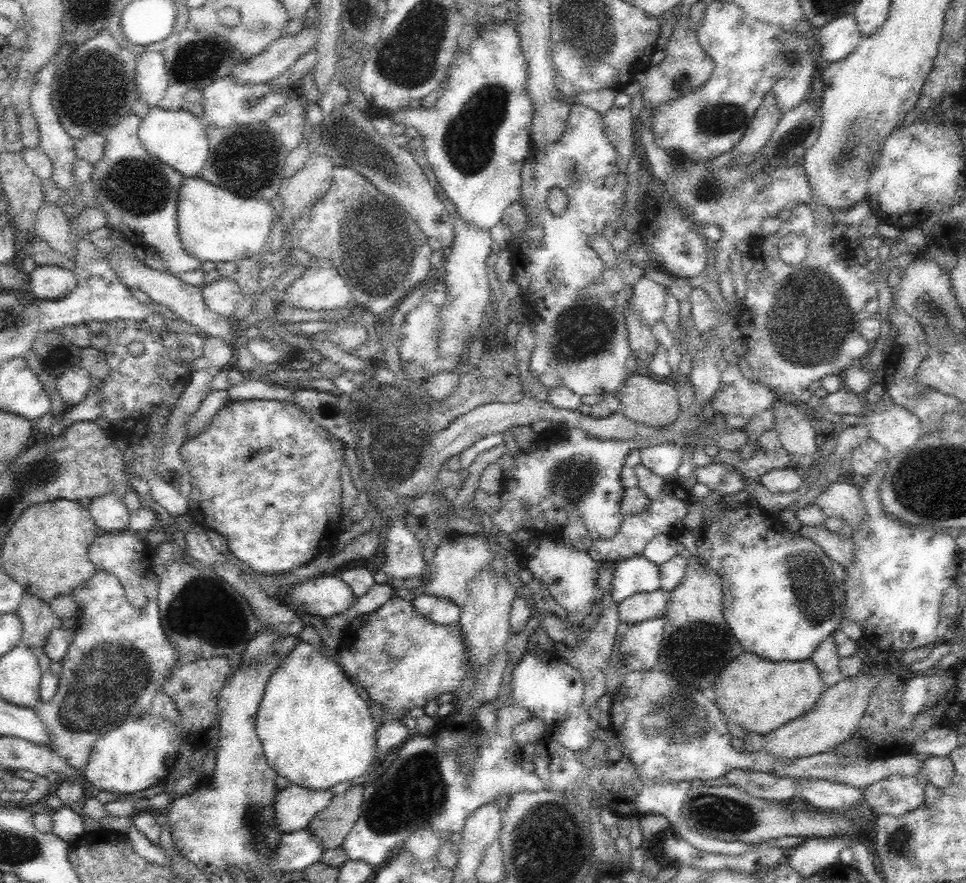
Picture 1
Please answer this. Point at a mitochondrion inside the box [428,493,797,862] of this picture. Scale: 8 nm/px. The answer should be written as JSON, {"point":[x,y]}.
{"point":[676,723]}

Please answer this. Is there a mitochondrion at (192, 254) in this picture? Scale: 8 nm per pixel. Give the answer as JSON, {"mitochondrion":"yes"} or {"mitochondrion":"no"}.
{"mitochondrion":"no"}

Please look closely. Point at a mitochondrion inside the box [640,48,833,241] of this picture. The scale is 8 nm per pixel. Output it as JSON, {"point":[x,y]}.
{"point":[720,119]}

